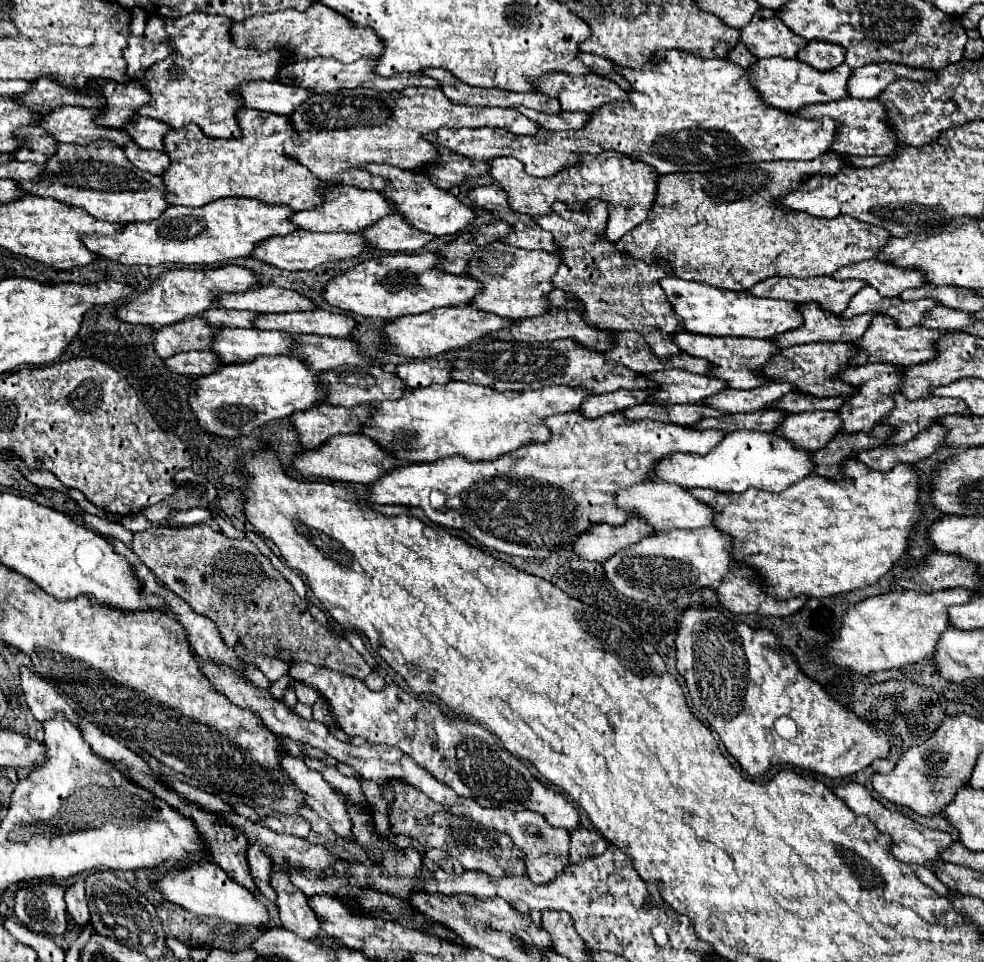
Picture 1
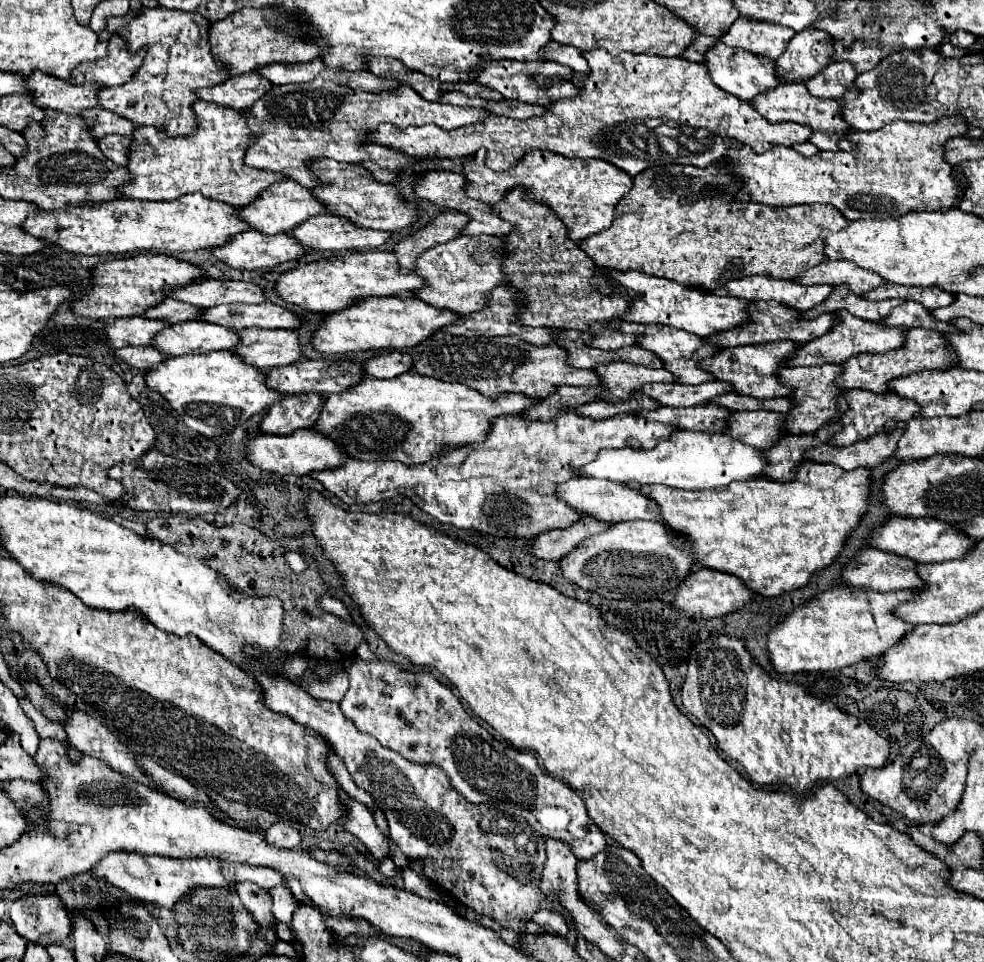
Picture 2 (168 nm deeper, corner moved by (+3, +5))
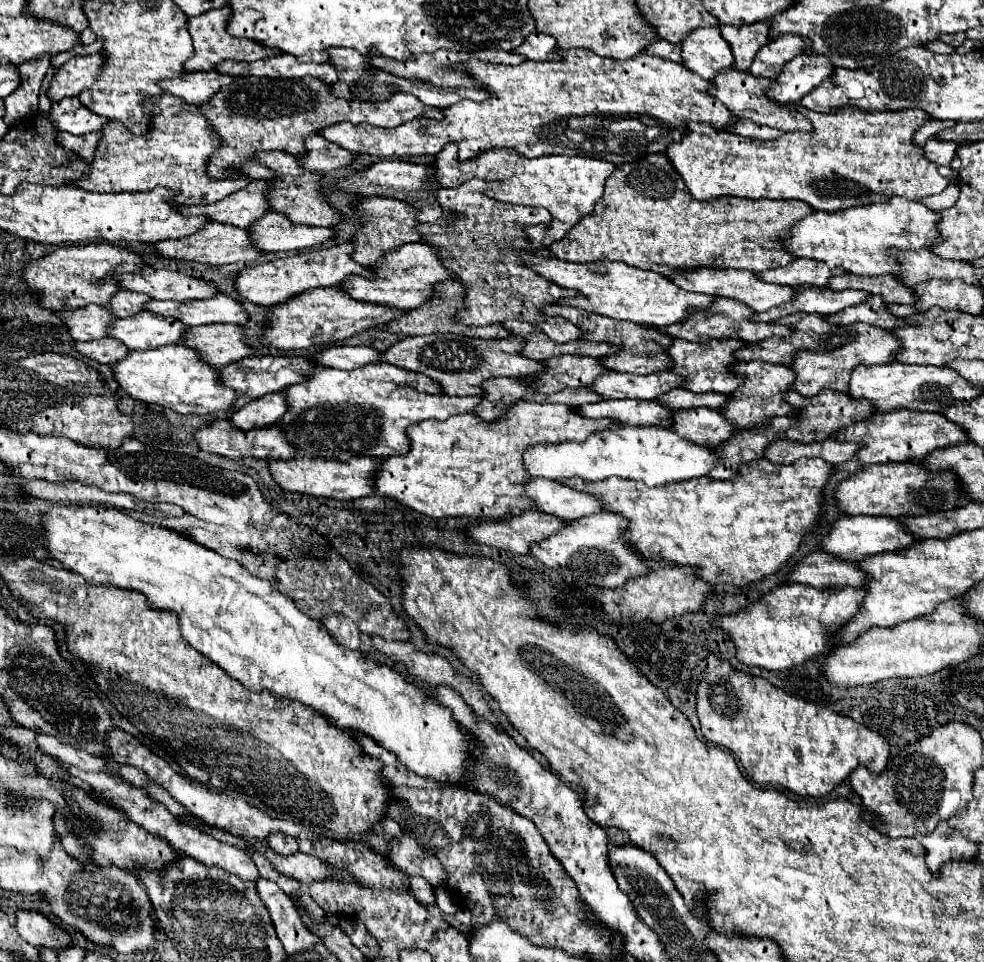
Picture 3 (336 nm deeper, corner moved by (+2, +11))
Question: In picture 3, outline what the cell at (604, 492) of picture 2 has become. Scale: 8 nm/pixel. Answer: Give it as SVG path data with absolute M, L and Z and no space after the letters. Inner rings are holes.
M530 479L524 485L524 493L534 503L536 511L554 515L562 521L600 513L600 503L596 503L592 495L580 495L552 479Z

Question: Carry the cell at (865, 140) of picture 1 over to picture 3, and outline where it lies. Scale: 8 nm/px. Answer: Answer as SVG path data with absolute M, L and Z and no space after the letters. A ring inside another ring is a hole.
M728 69L728 71L718 71L716 73L708 93L712 97L716 97L720 103L724 103L732 115L736 115L740 119L750 119L756 125L774 127L774 129L780 129L780 131L812 131L812 125L808 123L808 119L804 119L796 111L788 111L786 105L780 105L780 103L776 103L776 101L772 101L764 95L764 91L770 87L770 83L772 83L770 79L754 77L748 71Z

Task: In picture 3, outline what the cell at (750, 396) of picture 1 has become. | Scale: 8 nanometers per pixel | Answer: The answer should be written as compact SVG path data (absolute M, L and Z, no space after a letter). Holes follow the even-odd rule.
M604 371L596 377L590 391L598 393L602 399L656 399L658 395L678 389L680 381L670 371L652 375L630 375L618 371Z

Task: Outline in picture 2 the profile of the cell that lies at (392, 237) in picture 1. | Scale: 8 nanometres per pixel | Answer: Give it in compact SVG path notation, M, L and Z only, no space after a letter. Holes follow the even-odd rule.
M323 213L323 217L311 217L293 229L289 235L311 245L315 251L347 251L347 249L373 249L393 239L391 231L377 231L359 227L347 217L335 217Z

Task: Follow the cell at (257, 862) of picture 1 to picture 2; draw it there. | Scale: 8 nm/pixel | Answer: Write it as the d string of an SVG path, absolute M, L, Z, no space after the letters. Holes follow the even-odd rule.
M273 887L269 891L273 897L273 915L277 921L289 925L291 923L291 913L295 909L295 897L287 887Z

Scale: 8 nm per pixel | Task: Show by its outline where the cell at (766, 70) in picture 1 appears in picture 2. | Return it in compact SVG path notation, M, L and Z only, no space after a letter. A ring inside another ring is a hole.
M715 45L715 49L707 51L705 63L709 67L711 79L717 81L717 85L721 89L725 89L727 93L743 99L743 101L753 101L757 95L767 93L769 89L775 89L779 83L779 75L777 75L777 65L775 61L771 61L769 57L757 57L755 53L749 53L745 49L735 49L735 47L727 47L727 45Z

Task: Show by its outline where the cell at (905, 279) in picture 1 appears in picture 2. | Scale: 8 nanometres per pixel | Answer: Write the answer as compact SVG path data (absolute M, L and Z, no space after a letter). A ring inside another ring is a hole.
M823 261L821 265L807 269L807 273L803 273L799 277L799 283L803 285L849 285L851 291L855 291L857 295L873 291L877 287L881 287L883 283L887 283L883 277L861 269L855 263L849 261Z

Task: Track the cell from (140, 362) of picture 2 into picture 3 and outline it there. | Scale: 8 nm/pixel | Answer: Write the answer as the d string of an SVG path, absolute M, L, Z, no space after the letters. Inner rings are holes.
M108 337L96 339L96 341L76 341L74 347L82 357L88 357L88 359L94 359L100 363L108 363L108 365L112 365L118 359L128 355L128 349L124 349L124 345L120 345Z

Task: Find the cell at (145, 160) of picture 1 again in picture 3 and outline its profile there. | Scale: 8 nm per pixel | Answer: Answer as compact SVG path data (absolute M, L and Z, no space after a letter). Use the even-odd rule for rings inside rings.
M56 133L56 145L64 147L66 151L76 153L84 161L92 161L92 153L96 151L96 139L100 133L86 133L86 135L72 135L72 133Z

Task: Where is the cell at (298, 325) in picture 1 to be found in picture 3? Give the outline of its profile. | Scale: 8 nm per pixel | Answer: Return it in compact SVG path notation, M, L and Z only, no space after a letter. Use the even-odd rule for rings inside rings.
M216 295L212 299L198 301L148 301L144 311L174 317L184 325L210 325L210 323L234 323L244 325L248 321L246 309L228 295Z

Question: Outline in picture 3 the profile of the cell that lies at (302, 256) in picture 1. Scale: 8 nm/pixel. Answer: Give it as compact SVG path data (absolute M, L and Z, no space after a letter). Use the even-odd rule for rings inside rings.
M208 221L202 229L198 229L192 235L180 237L180 239L164 239L154 243L154 251L158 257L174 259L174 261L194 261L194 263L206 263L206 265L226 265L226 263L252 263L260 257L260 253L248 243L246 229L228 227L224 223Z

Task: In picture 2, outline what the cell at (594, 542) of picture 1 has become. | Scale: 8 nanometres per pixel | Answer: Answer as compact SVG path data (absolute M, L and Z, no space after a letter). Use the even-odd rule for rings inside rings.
M583 517L567 529L551 529L551 533L541 533L535 539L531 553L545 561L561 561L579 543L583 543L585 539L589 539L609 527L611 525L607 525L607 521L599 521L595 517Z

